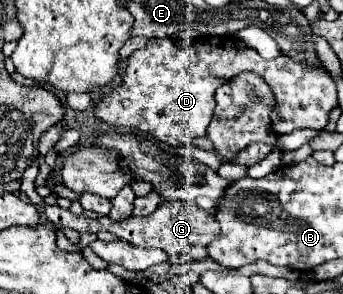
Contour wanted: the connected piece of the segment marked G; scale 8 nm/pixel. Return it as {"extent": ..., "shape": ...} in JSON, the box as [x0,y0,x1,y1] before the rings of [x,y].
{"extent":[45,192,219,264],"shape":[[[149,192],[147,196],[139,196],[137,198],[137,210],[133,212],[133,216],[127,220],[121,220],[121,222],[115,222],[107,216],[103,216],[103,218],[77,216],[71,210],[63,210],[59,206],[45,206],[45,214],[47,214],[49,222],[55,224],[55,228],[71,228],[77,232],[101,232],[101,230],[105,230],[105,232],[115,234],[119,240],[129,242],[137,248],[161,248],[169,254],[171,264],[189,264],[193,260],[209,258],[207,246],[219,236],[219,222],[215,220],[215,216],[211,216],[209,212],[199,208],[197,202],[183,202],[183,200],[175,200],[175,202],[165,200],[163,202],[159,192]]]}

